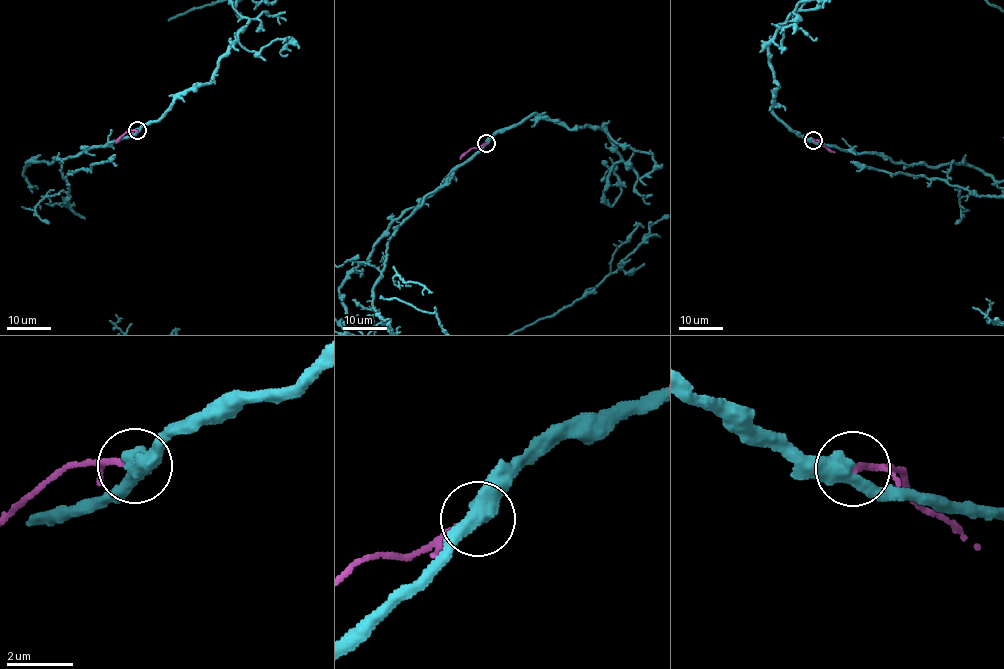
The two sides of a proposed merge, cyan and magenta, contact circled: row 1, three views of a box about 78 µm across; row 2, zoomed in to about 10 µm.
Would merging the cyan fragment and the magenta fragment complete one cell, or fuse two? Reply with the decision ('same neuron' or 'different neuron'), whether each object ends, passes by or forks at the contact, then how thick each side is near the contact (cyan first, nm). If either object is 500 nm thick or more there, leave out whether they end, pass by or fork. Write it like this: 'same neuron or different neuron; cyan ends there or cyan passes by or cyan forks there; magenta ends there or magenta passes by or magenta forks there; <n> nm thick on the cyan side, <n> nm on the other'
different neuron; cyan passes by; magenta ends there; 480 nm thick on the cyan side, 190 nm on the other

